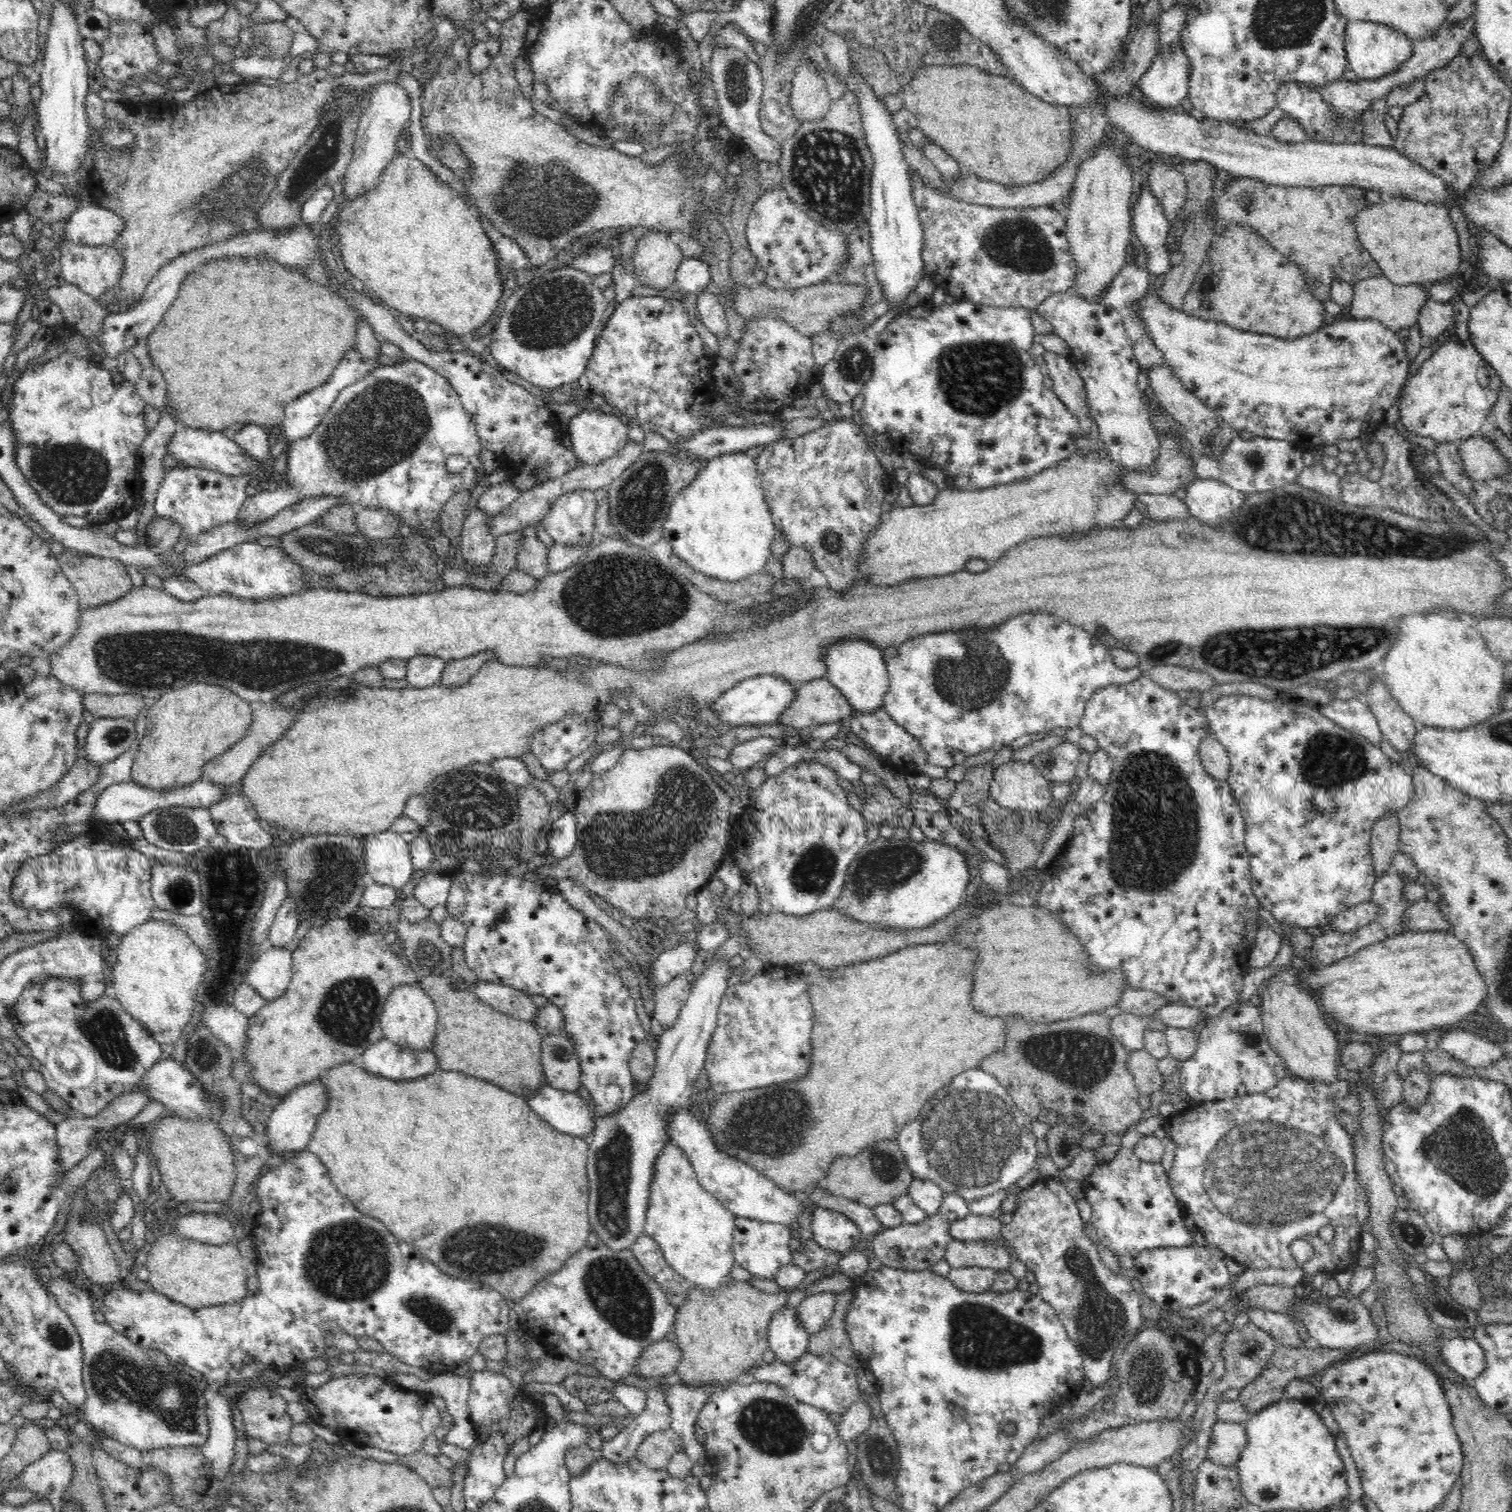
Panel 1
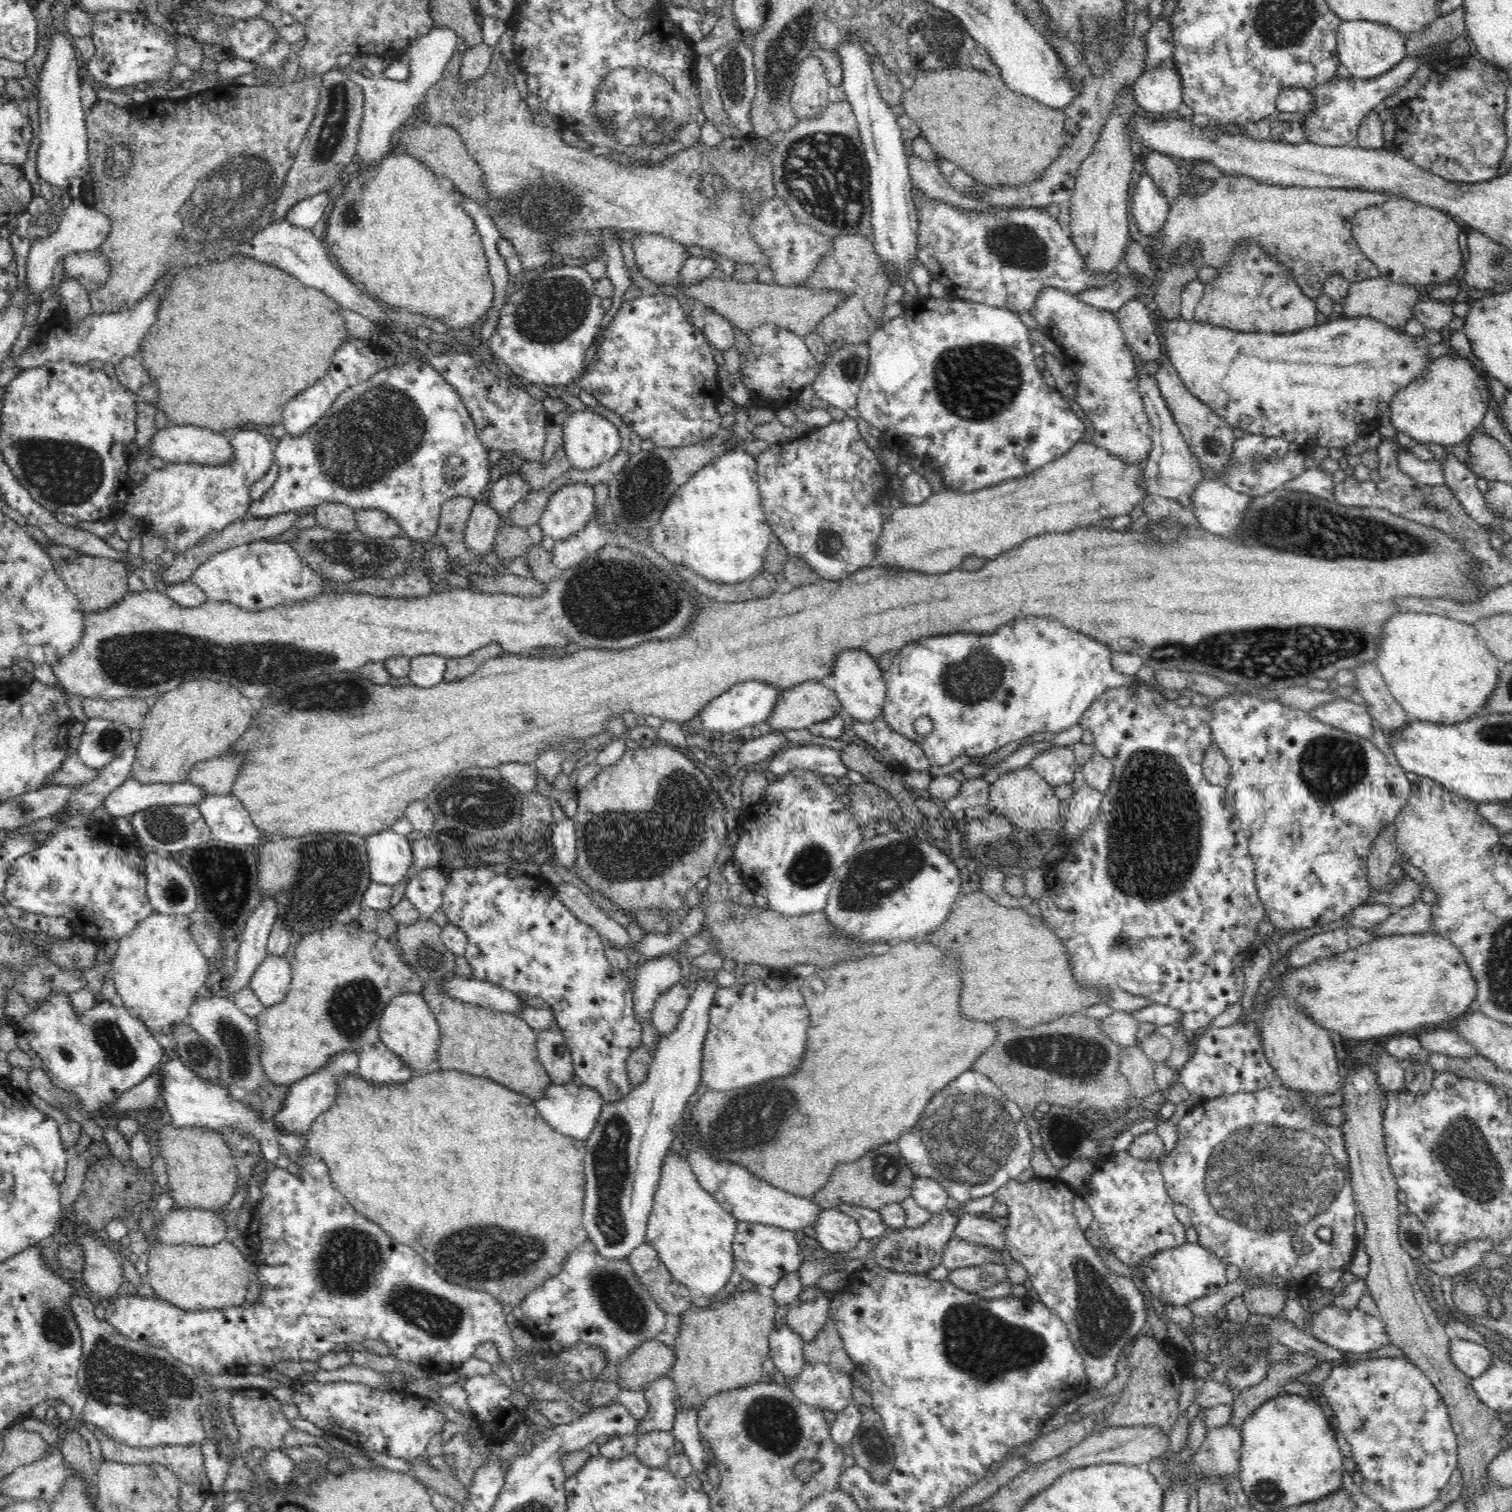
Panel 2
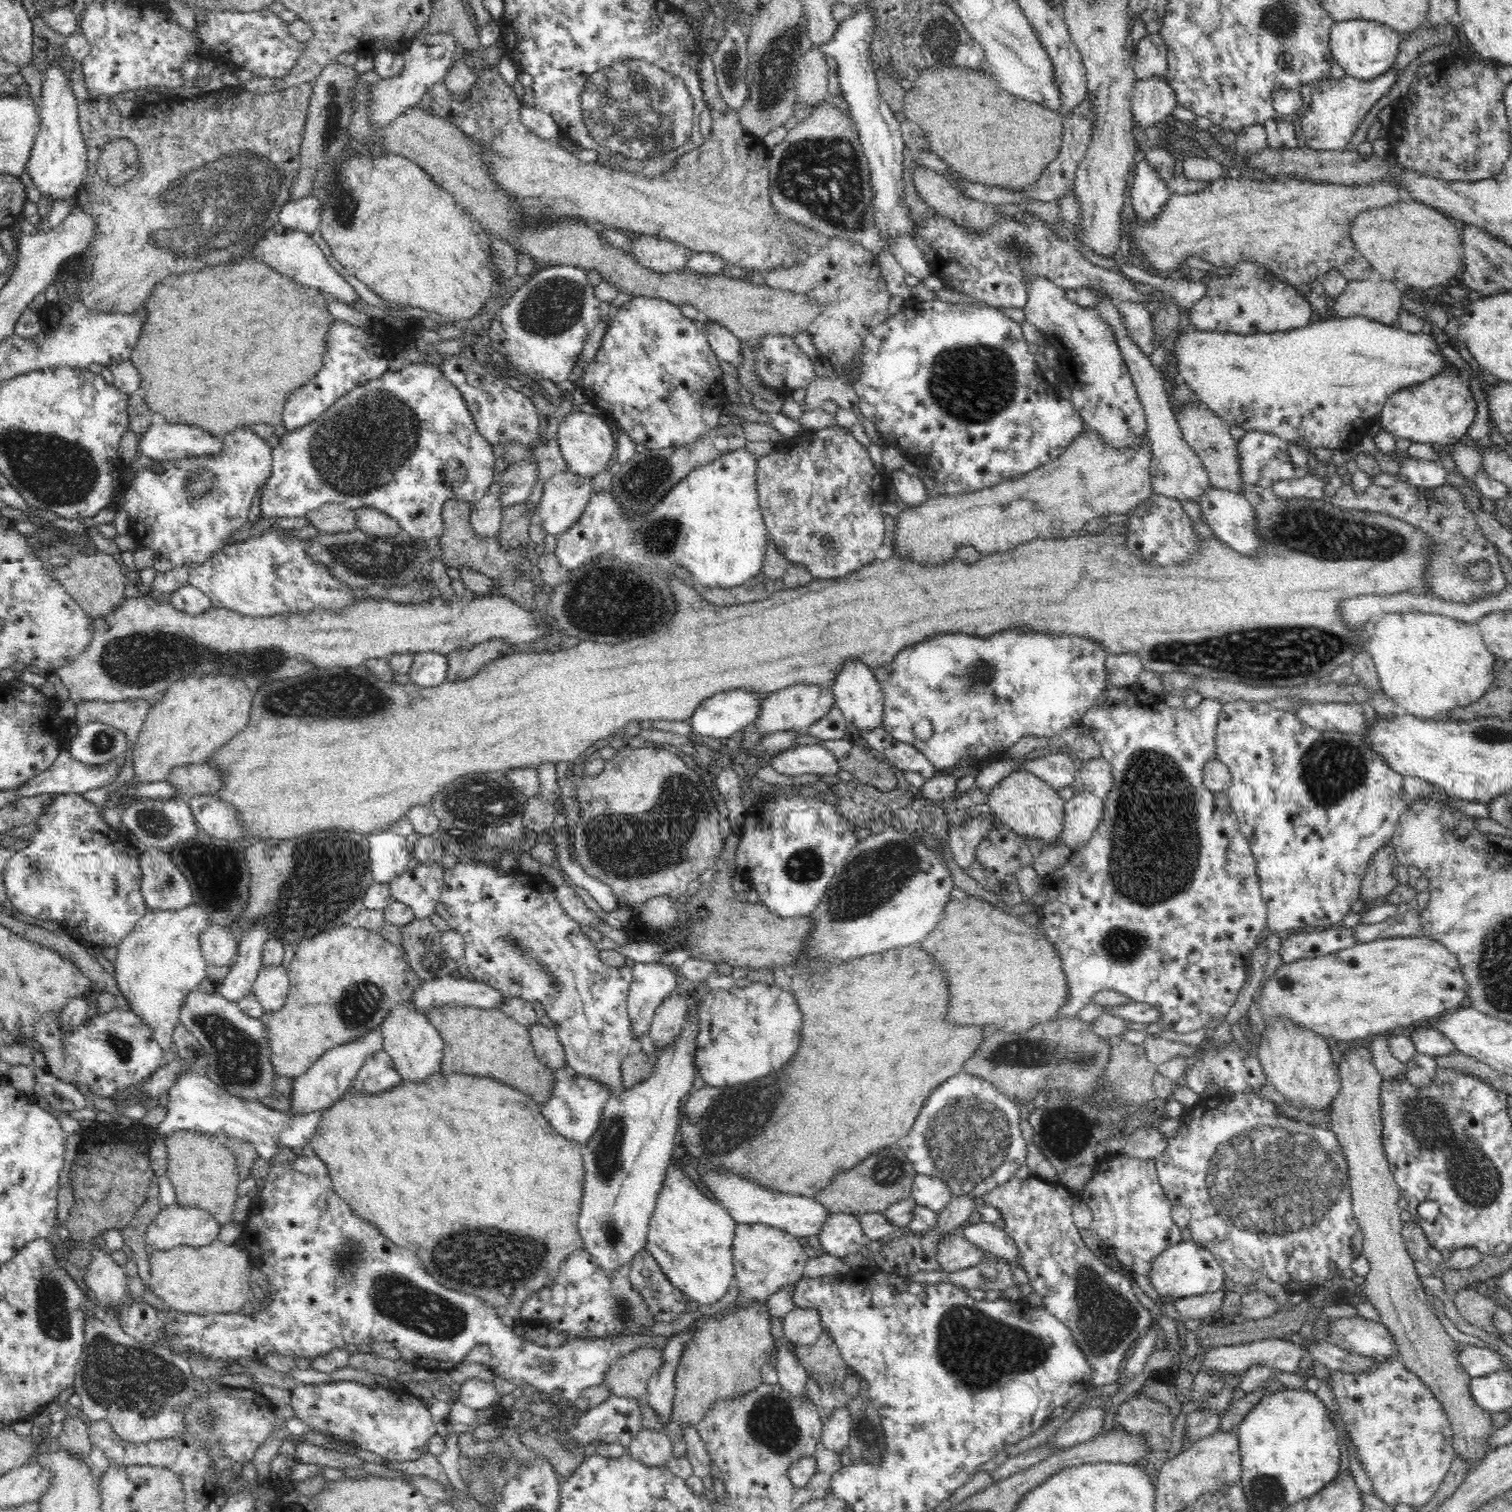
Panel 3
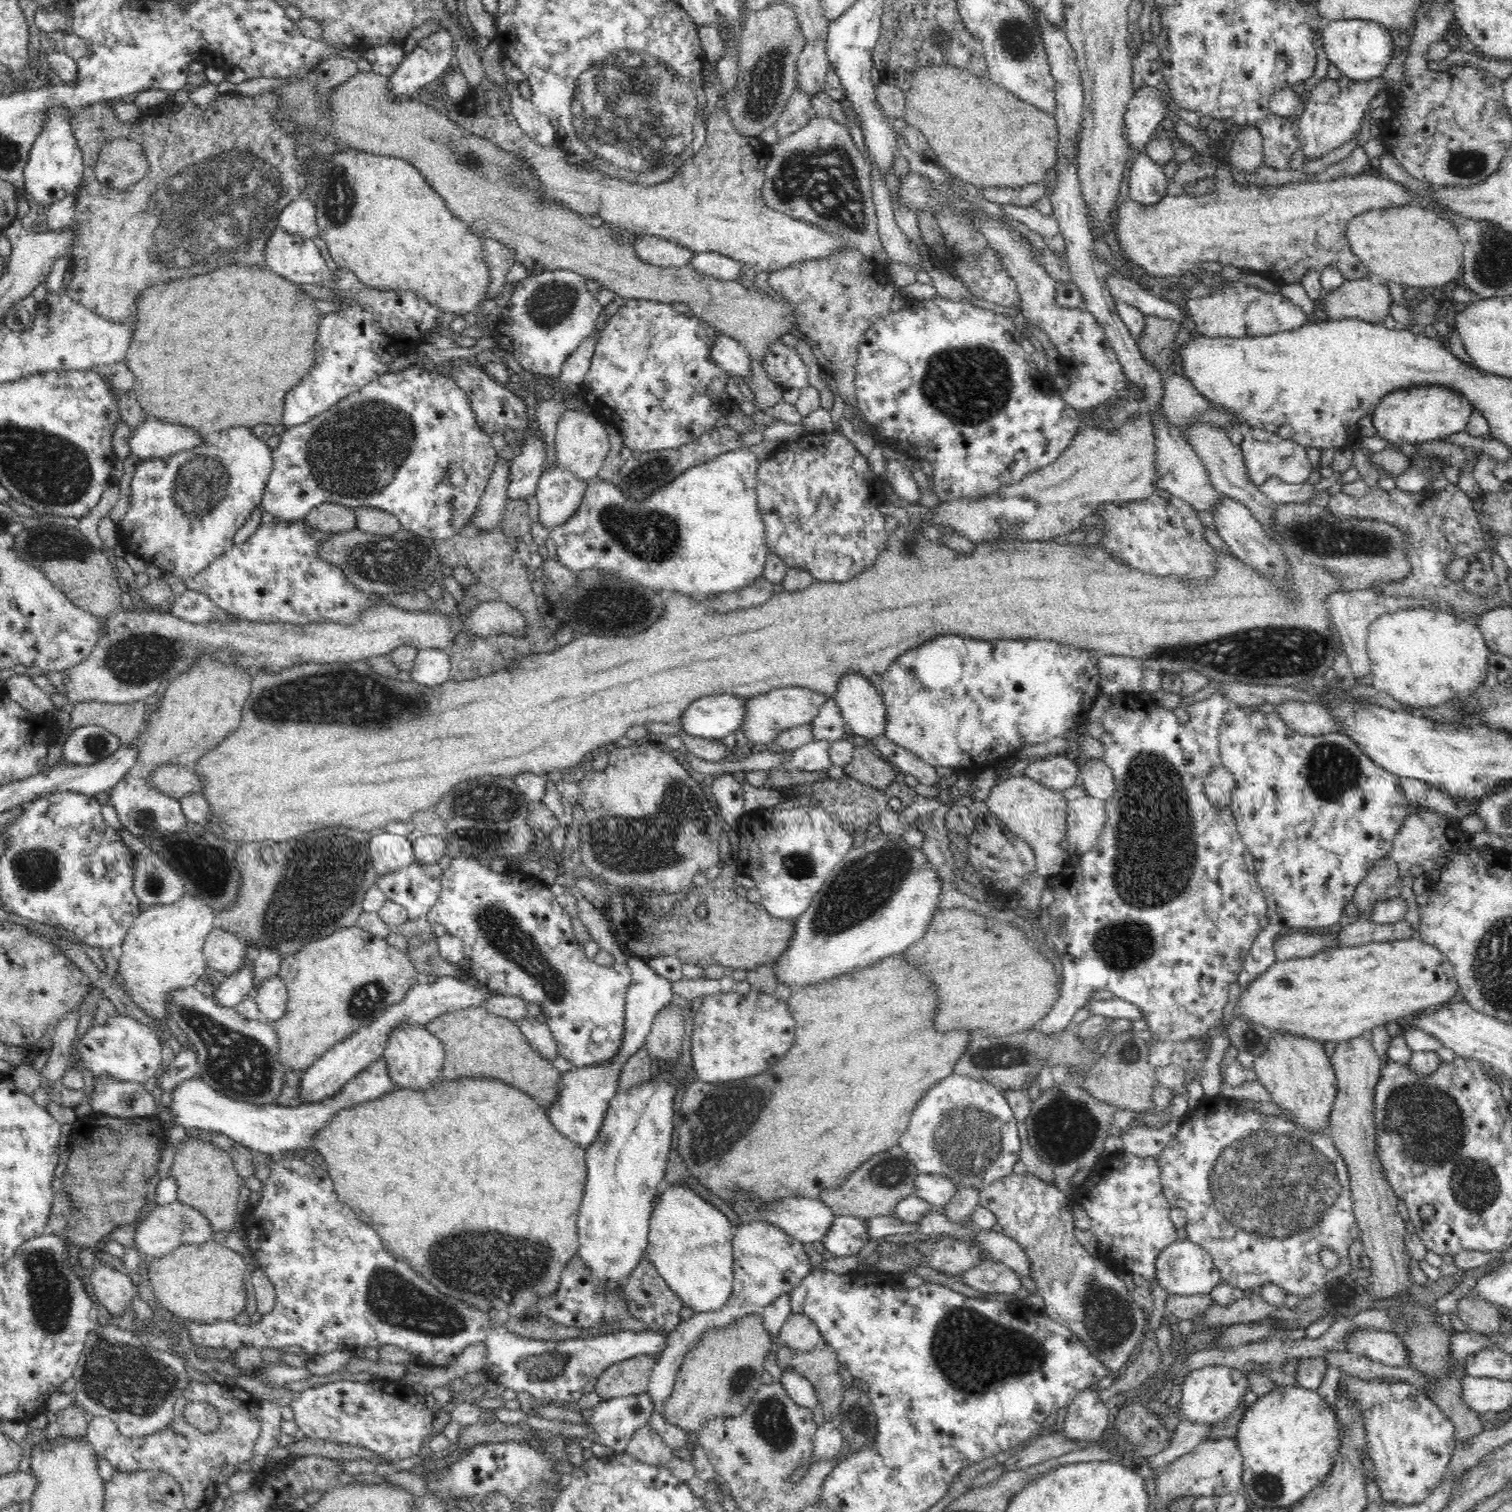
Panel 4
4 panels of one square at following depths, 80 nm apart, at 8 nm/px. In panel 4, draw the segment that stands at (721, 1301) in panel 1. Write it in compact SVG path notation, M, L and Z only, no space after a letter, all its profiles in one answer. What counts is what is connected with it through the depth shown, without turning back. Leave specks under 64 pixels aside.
M760 1311L706 1332L706 1336L702 1336L702 1340L684 1355L661 1415L670 1424L689 1433L690 1437L700 1432L708 1420L740 1416L749 1408L761 1387L764 1357L771 1348L772 1336L763 1327Z

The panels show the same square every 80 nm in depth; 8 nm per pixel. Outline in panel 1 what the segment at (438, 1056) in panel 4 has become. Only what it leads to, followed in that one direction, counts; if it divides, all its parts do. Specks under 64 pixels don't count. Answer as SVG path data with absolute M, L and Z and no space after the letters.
M400 984L392 990L381 1014L383 1036L402 1050L428 1050L433 1048L438 1022L434 1001L418 984Z

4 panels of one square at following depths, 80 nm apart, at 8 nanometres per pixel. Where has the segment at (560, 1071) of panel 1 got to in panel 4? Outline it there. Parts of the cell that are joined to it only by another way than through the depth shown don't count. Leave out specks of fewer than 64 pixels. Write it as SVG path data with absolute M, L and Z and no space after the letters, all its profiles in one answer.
M518 1019L513 1021L524 1033L530 1046L547 1061L552 1061L559 1054L559 1050L552 1036L552 1031L543 1019Z

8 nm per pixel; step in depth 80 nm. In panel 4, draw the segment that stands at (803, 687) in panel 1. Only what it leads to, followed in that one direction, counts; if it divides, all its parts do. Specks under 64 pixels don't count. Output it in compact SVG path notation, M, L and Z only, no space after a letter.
M799 687L776 688L770 692L747 697L746 716L744 716L741 730L744 731L750 744L774 742L778 740L782 731L802 726L802 724L811 724L828 698L830 696Z

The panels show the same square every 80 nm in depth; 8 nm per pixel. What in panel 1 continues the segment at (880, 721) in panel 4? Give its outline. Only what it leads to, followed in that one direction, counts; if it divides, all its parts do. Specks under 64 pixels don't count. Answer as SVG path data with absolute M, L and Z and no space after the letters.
M842 640L830 646L825 653L826 678L852 704L854 713L869 714L883 707L890 684L888 666L882 650L867 640Z

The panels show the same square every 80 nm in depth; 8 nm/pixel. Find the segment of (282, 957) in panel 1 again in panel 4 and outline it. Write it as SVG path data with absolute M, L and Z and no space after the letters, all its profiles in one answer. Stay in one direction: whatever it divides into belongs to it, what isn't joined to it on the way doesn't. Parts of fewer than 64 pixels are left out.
M278 975L260 982L260 986L255 988L255 1001L262 1019L273 1025L286 1014L288 997L285 982Z

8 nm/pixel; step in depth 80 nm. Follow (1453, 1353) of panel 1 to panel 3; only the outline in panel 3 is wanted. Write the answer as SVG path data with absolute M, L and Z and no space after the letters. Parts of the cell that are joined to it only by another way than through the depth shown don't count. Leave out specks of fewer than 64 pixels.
M1458 1343L1458 1361L1462 1363L1471 1378L1486 1376L1498 1370L1507 1370L1499 1351L1481 1348L1467 1343Z

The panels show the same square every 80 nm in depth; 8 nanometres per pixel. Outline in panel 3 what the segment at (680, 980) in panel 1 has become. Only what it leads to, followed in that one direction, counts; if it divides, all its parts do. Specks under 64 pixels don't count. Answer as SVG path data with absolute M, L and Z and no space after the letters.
M674 992L656 1008L648 1033L657 1053L666 1050L682 1034L688 1015L687 1006L686 999Z

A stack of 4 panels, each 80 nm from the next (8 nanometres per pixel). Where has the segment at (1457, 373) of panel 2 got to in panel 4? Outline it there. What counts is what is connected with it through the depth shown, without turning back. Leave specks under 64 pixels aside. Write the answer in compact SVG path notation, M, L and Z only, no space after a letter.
M1444 384L1408 387L1391 392L1382 398L1373 414L1374 434L1388 440L1392 445L1400 443L1422 444L1428 441L1442 440L1460 430L1465 430L1473 406L1470 401Z

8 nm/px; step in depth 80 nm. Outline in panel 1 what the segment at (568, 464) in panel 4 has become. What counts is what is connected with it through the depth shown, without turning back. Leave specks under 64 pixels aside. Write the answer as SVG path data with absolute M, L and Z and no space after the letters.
M580 410L566 427L572 443L572 453L579 464L598 464L614 456L626 444L628 423L600 410Z

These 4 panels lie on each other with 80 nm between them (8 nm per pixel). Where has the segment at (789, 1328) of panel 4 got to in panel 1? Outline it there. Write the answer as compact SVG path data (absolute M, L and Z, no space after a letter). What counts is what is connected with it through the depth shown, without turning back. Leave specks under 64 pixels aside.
M834 1291L806 1296L795 1308L799 1324L810 1335L816 1334L832 1316L838 1294Z

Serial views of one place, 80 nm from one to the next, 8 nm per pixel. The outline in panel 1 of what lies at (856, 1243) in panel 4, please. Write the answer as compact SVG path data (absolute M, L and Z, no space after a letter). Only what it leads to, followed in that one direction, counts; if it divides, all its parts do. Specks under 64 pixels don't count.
M813 1207L811 1231L819 1246L832 1252L846 1253L862 1238L853 1220L842 1213L820 1207Z

